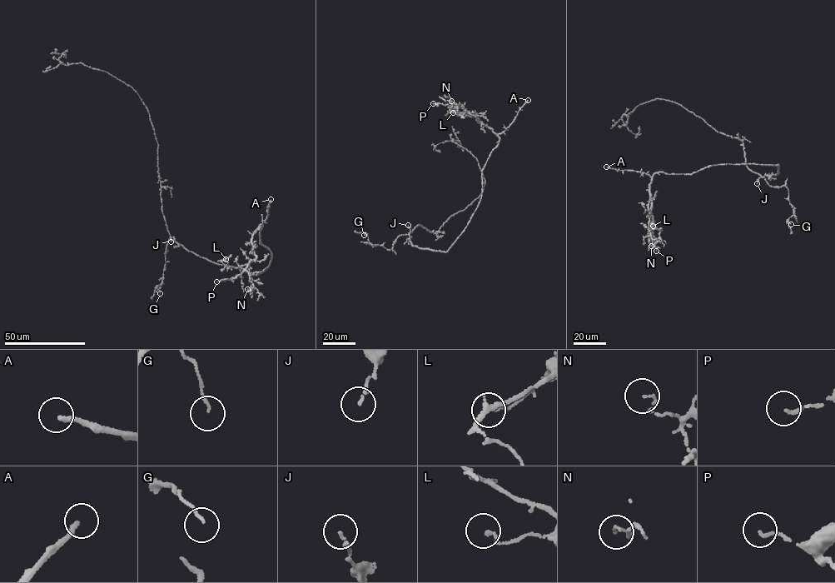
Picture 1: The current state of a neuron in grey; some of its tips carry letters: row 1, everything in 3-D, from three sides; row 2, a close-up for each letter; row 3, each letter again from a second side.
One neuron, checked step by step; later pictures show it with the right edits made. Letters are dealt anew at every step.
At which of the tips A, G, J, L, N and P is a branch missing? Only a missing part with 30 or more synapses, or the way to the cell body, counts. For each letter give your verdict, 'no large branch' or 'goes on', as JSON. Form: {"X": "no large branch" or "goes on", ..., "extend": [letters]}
{"A": "goes on", "G": "no large branch", "J": "no large branch", "L": "no large branch", "N": "no large branch", "P": "no large branch", "extend": ["A"]}

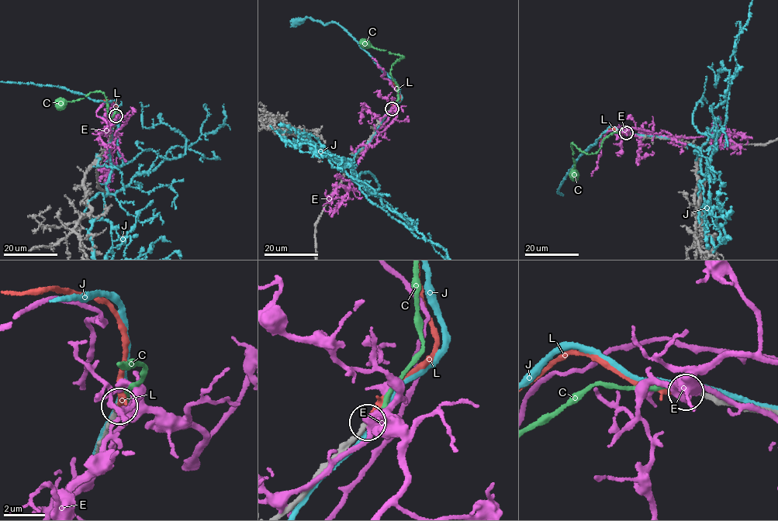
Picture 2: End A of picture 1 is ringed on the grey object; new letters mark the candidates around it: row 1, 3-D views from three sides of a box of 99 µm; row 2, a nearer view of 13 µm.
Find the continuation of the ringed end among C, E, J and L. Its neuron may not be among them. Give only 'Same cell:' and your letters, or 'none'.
Same cell: L

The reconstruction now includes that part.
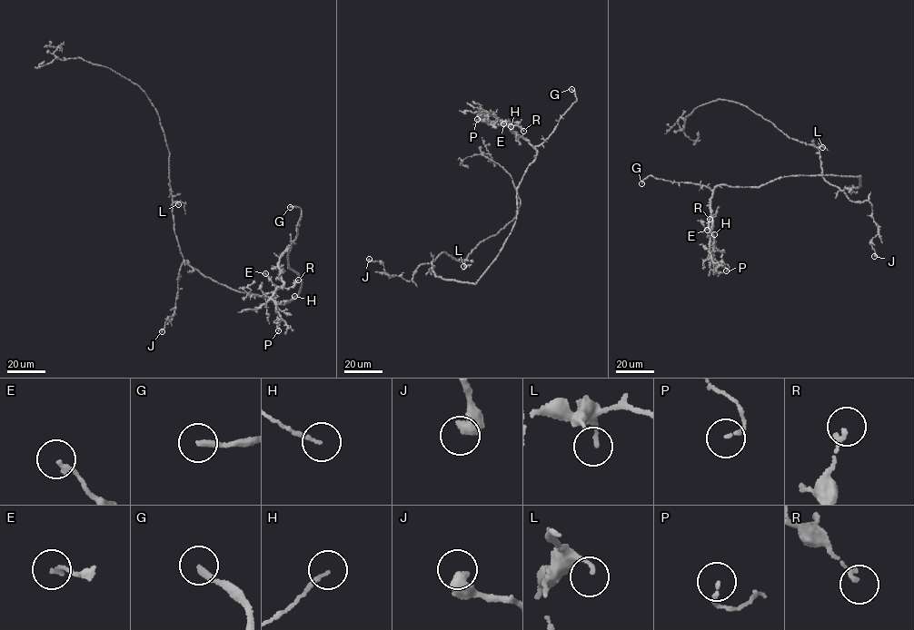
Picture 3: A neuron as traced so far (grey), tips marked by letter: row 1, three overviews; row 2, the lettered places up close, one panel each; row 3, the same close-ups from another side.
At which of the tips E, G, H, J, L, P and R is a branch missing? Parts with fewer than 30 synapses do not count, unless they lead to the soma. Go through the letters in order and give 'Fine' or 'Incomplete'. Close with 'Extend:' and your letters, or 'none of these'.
E: Fine
G: Incomplete
H: Fine
J: Fine
L: Fine
P: Fine
R: Fine
Extend: G

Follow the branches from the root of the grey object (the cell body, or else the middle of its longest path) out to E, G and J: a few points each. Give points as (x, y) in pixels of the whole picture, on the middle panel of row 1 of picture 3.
E: (437, 277), (476, 283), (513, 225), (517, 187), (537, 152), (503, 123)
G: (437, 277), (476, 283), (496, 259), (514, 224), (517, 187), (535, 158), (535, 146), (576, 101), (571, 89)
J: (437, 277), (432, 264), (424, 263), (419, 266), (408, 280), (396, 275), (390, 276), (382, 263), (369, 259)

